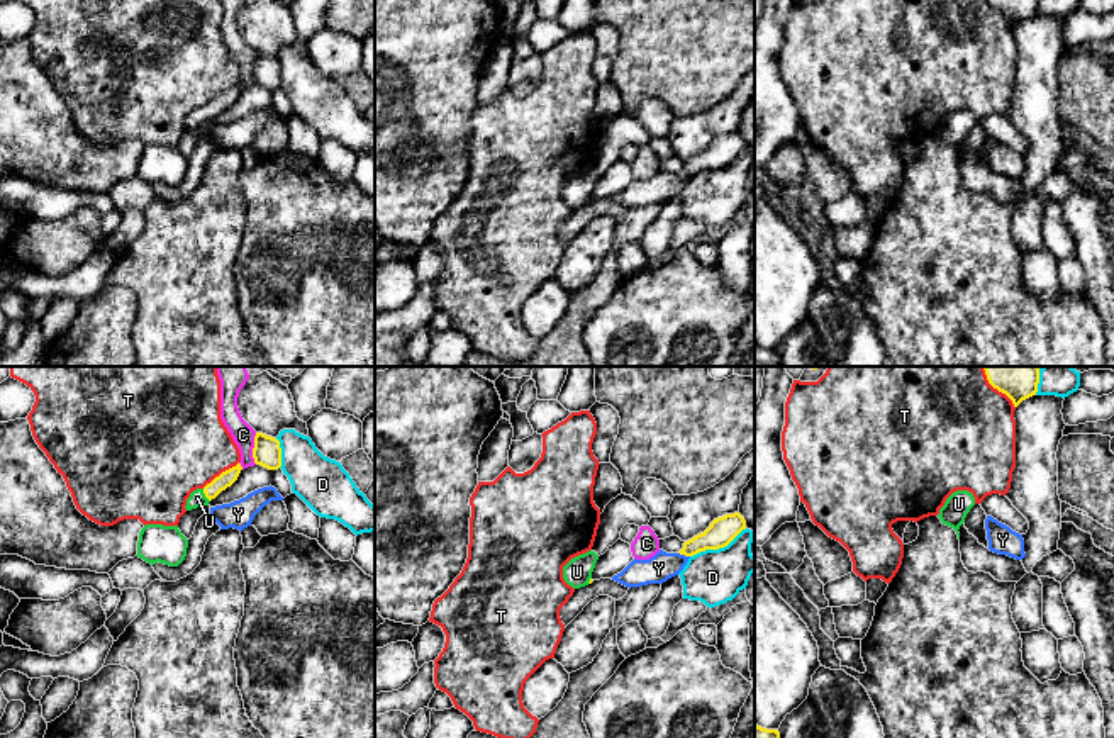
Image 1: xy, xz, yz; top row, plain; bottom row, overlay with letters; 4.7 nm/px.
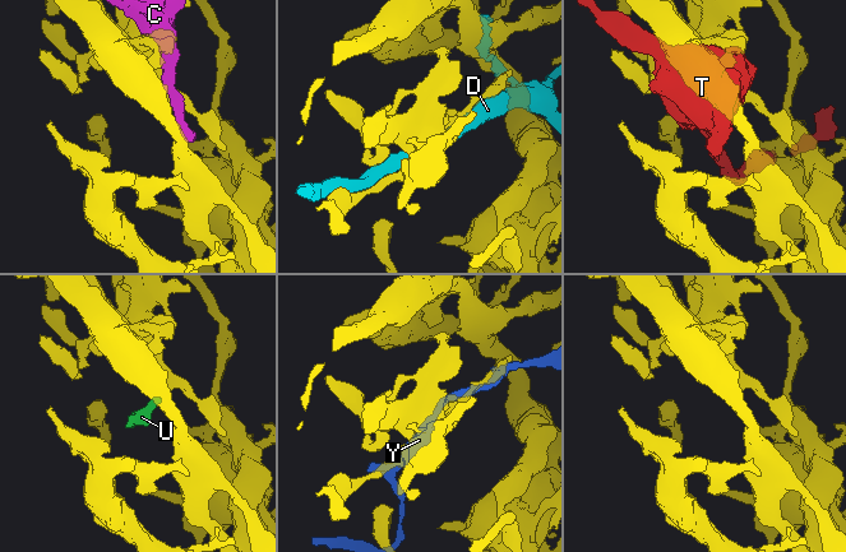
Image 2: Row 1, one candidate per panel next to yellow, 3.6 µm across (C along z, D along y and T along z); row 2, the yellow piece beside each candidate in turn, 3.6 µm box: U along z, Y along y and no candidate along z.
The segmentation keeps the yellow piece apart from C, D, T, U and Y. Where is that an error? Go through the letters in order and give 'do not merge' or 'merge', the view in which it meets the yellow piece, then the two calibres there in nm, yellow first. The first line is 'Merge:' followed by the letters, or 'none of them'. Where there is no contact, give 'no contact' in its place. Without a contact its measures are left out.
Merge: U
C: do not merge | xy | 140/110 nm
D: do not merge | xz | 130/260 nm
T: do not merge | xy | 80/460 nm
U: merge | xy | 80/80 nm
Y: do not merge | xz | 130/140 nm

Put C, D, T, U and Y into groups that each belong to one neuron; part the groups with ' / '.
C / D / T / U / Y

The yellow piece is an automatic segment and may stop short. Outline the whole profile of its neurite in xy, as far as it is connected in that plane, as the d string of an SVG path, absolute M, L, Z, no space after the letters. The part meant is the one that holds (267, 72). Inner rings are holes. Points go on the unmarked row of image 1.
M256 53L253 78L256 85L268 90L278 90L281 87L281 68L276 58Z

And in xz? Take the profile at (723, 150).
M739 132L726 134L710 143L710 146L683 163L678 171L685 176L693 176L705 170L719 170L727 166L743 149L746 149L746 141Z

